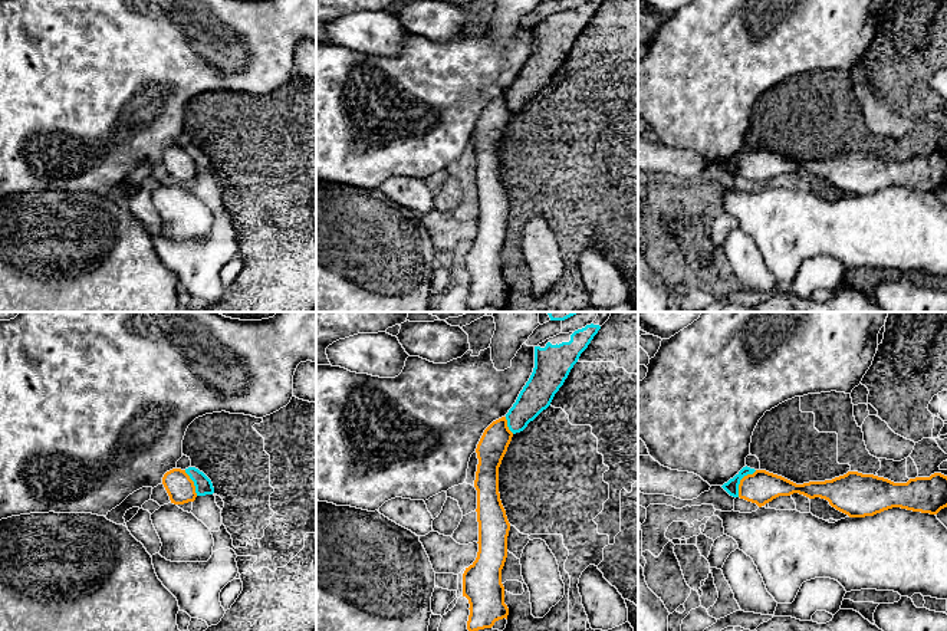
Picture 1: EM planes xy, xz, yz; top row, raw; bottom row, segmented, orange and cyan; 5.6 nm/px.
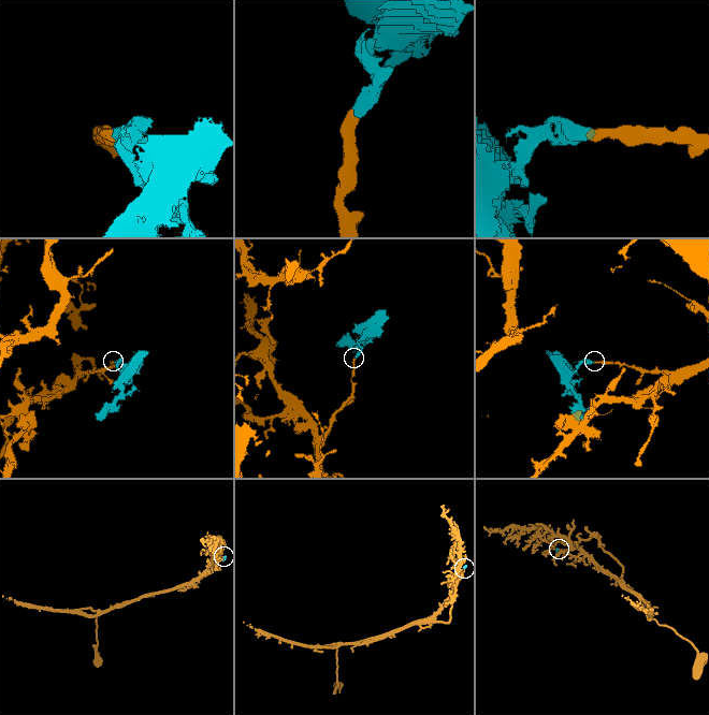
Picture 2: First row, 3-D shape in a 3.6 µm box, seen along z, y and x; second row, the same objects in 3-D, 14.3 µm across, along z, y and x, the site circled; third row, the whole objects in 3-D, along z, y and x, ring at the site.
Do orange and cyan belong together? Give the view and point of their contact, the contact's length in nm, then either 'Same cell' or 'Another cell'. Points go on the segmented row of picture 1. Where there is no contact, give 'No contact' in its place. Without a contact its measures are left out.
Touches orange at yz (740, 480). Shared border 190 nm. Another cell

